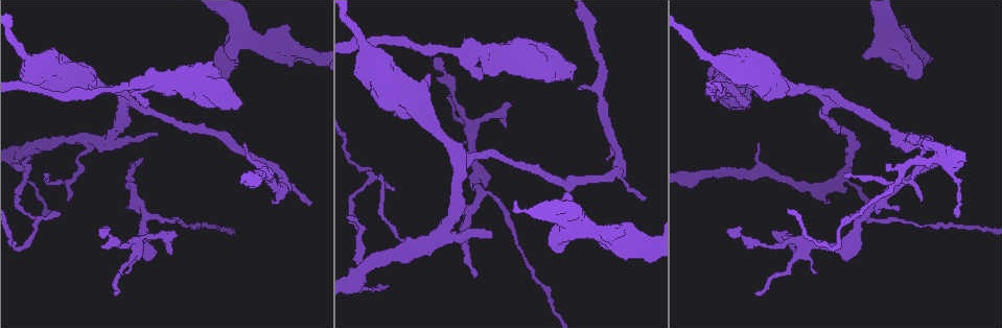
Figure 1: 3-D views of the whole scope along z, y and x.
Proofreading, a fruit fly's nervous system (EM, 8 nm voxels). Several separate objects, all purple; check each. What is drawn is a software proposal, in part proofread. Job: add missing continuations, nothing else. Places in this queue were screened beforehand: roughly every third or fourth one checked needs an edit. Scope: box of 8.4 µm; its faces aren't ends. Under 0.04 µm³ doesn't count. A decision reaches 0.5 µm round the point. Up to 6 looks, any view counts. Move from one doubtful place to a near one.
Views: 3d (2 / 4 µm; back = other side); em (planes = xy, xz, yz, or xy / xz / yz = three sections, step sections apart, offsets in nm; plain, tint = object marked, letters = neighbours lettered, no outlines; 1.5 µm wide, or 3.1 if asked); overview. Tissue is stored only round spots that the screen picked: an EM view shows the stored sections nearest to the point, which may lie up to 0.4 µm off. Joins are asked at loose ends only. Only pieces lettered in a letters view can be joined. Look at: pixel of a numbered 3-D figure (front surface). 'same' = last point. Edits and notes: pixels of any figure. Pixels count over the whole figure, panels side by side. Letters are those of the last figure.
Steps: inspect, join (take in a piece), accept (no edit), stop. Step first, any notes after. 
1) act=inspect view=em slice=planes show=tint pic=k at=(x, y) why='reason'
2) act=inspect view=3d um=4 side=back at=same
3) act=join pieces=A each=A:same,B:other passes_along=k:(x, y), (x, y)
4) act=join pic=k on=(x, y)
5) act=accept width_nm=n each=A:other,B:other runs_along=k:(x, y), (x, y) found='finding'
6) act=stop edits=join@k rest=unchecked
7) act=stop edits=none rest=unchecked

act=inspect view=em slice=xz step=4 show=letters pic=1 at=(921, 198) why='free end'

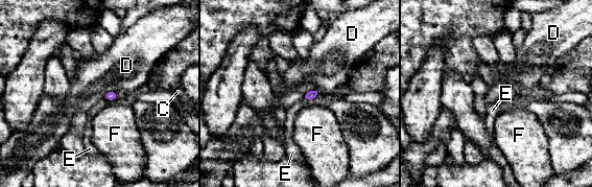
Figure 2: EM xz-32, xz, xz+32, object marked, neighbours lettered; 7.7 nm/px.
act=inspect view=em slice=planes show=letters at=same

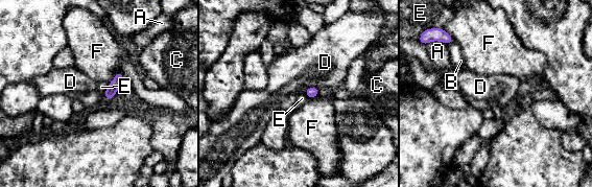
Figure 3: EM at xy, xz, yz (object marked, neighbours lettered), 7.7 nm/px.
act=accept width_nm=90 each=A:other,B:other,C:other,D:other,E:other,F:other border=3:(317, 87), (307, 87), (303, 91) found='no lettered piece goes on from it'

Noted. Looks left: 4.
act=inspect view=3d um=4 pic=1 at=(473, 276) why='thin end'

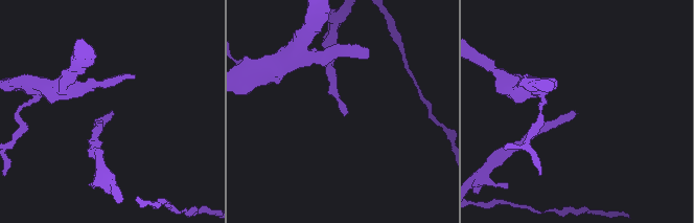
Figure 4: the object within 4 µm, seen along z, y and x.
act=inspect view=em slice=planes show=tint pic=4 at=(112, 115) why='now the EM'

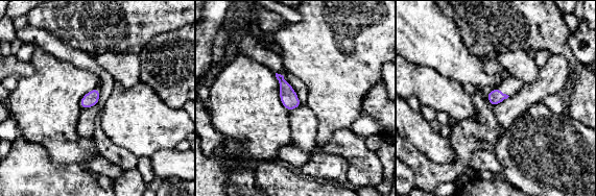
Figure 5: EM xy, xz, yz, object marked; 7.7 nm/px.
act=inspect view=em slice=planes show=letters at=same

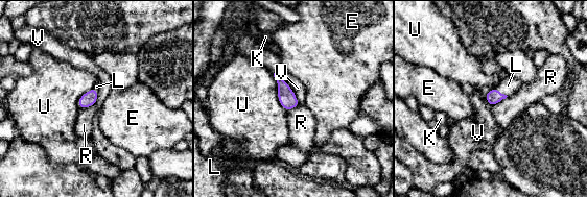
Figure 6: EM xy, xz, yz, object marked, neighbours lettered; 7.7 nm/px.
act=join pic=6 on=(508, 85) each=E:other,K:other,L:same,R:other,U:other,V:other passes_along=6:(493, 96), (501, 93), (508, 85) found='the neuron continues'

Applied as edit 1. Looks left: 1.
act=stop edits=join@6 rest=unchecked

